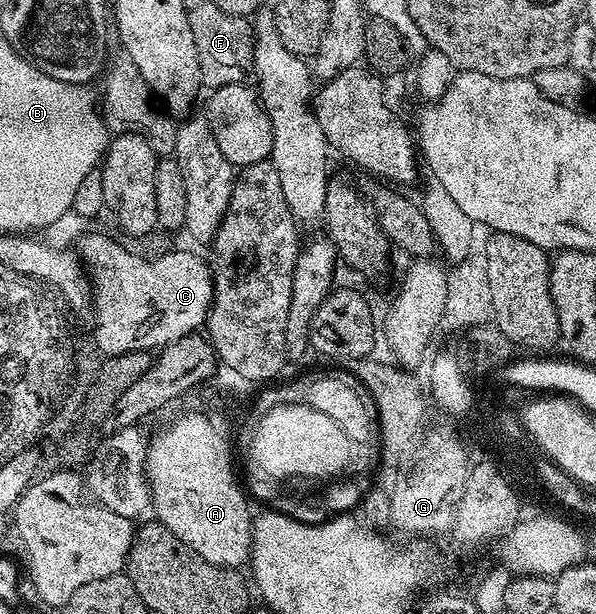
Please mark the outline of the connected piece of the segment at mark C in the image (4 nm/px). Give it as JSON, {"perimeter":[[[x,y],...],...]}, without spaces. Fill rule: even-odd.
{"perimeter":[[[107,235],[81,236],[77,254],[89,268],[93,294],[97,297],[98,310],[93,315],[95,347],[103,357],[130,351],[154,352],[186,335],[196,334],[206,324],[214,301],[214,282],[208,260],[203,255],[194,255],[191,251],[167,251],[156,259],[146,259],[143,255],[134,255],[129,248],[122,247]]]}

